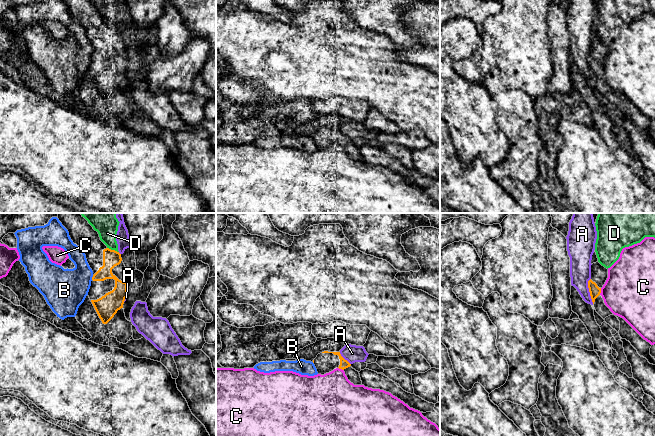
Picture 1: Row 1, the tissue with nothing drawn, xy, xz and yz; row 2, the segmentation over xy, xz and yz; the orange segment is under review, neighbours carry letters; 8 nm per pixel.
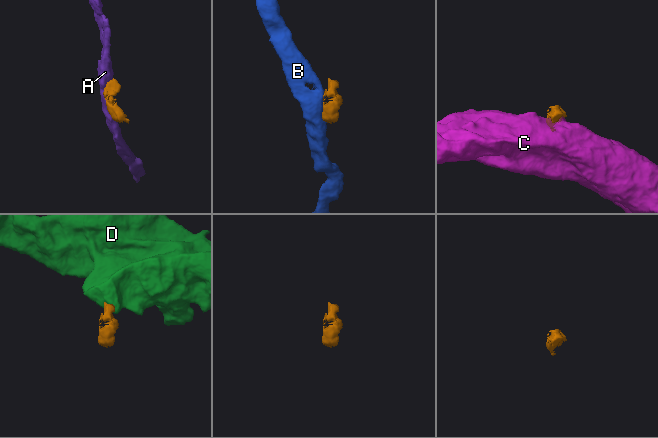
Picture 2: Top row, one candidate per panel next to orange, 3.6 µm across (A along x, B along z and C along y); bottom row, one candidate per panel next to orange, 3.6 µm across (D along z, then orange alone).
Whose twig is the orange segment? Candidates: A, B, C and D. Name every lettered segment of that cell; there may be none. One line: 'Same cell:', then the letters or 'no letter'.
Same cell: no letter

